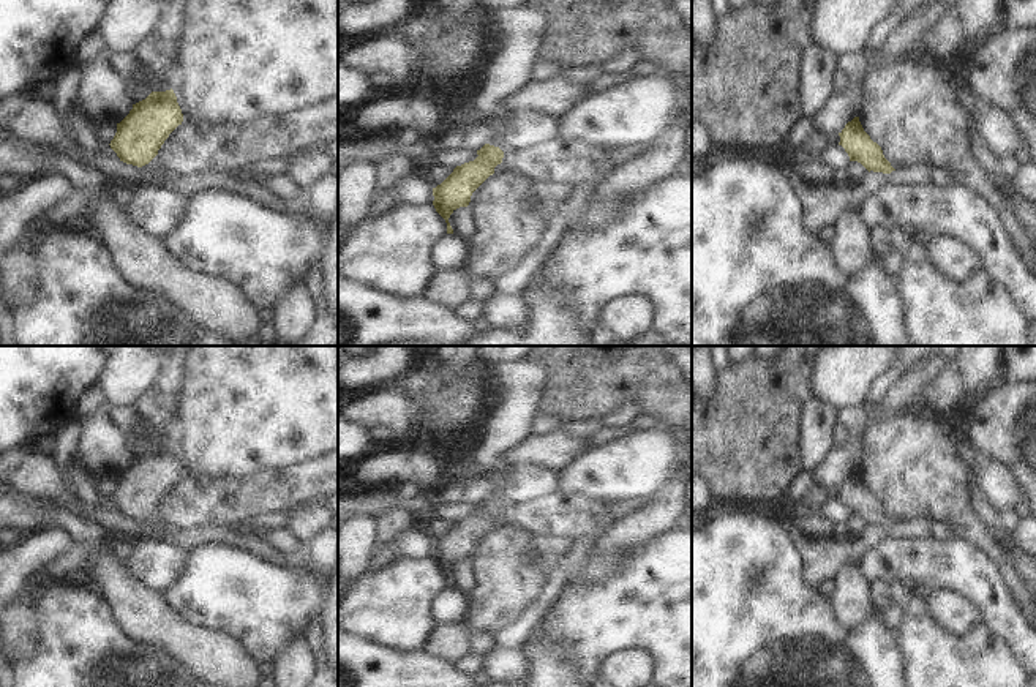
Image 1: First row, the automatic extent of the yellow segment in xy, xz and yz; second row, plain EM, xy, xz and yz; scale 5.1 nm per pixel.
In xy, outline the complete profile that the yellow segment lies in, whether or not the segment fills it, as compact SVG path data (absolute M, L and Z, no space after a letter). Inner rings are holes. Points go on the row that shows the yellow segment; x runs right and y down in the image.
M174 90L152 92L133 104L130 114L117 123L111 148L120 161L142 167L156 155L169 134L183 122Z

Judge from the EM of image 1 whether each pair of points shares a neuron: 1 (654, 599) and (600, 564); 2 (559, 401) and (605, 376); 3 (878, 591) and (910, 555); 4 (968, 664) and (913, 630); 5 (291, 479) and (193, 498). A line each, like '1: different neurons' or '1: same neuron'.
1: different neurons
2: same neuron
3: different neurons
4: same neuron
5: same neuron

